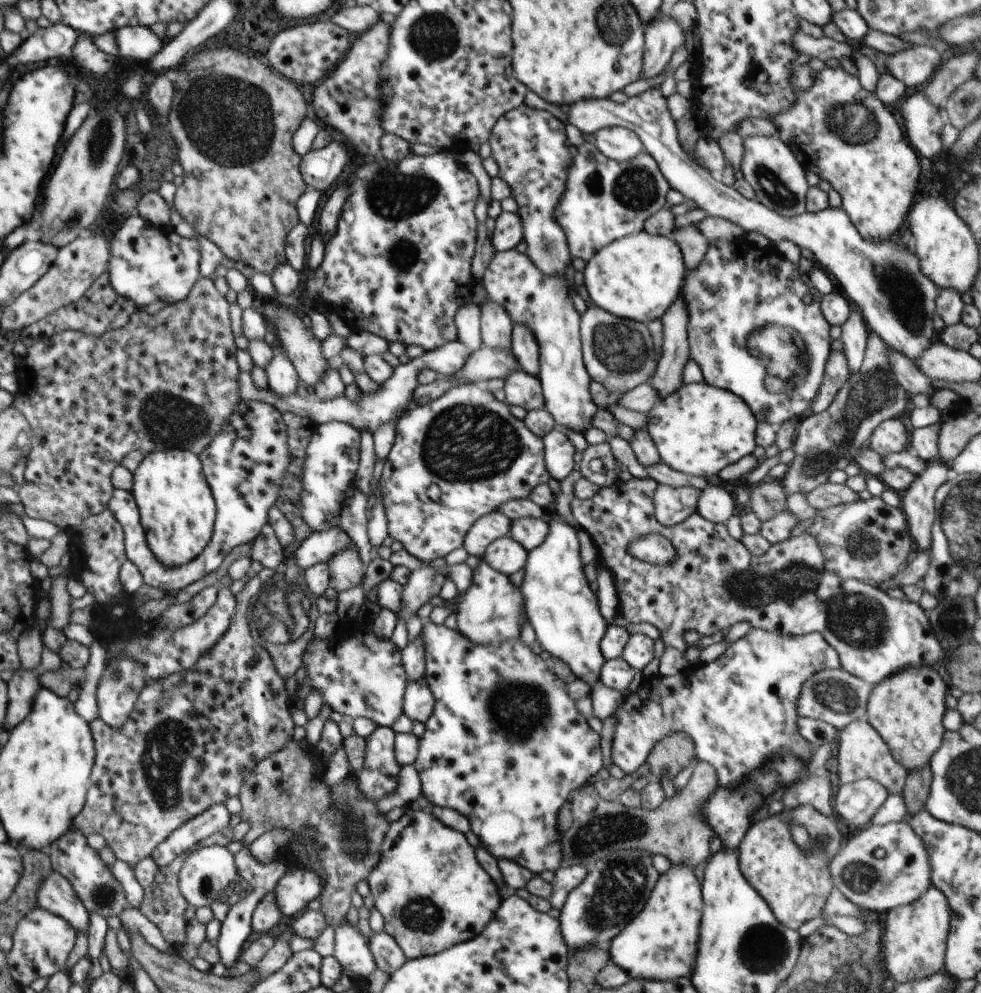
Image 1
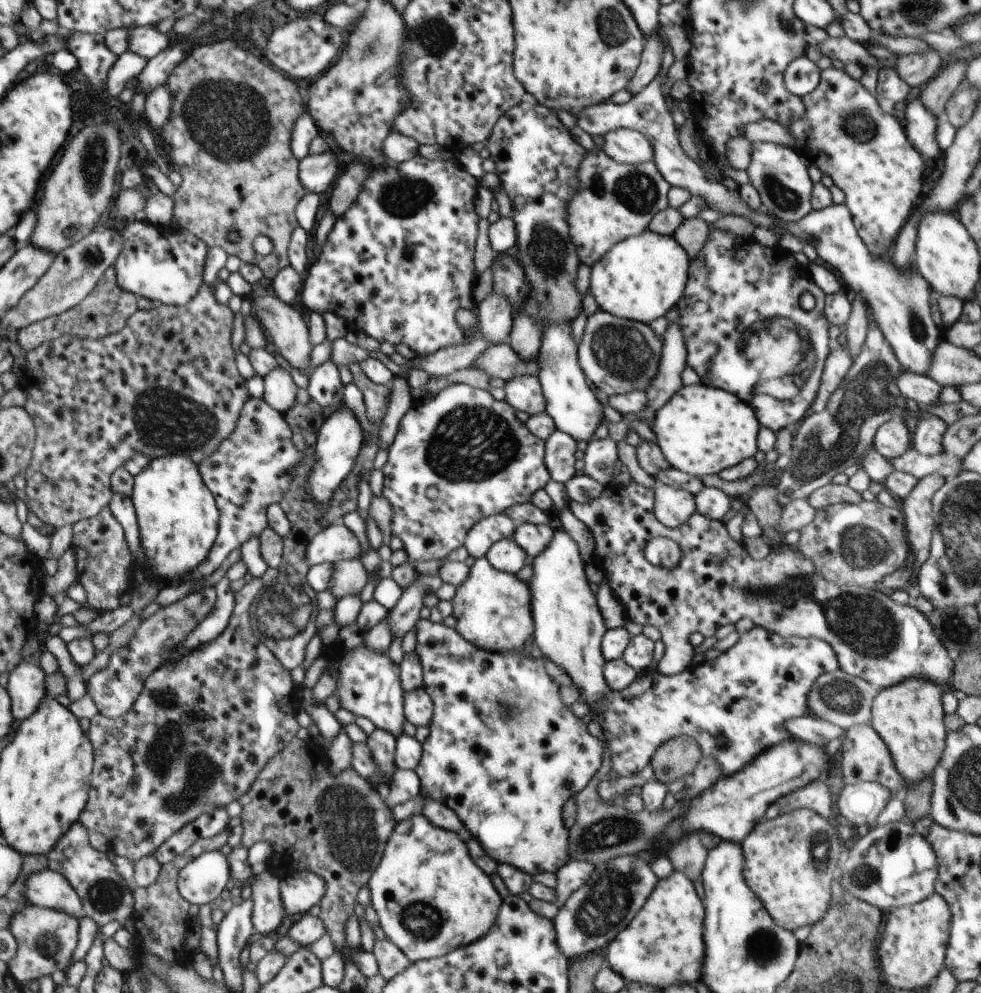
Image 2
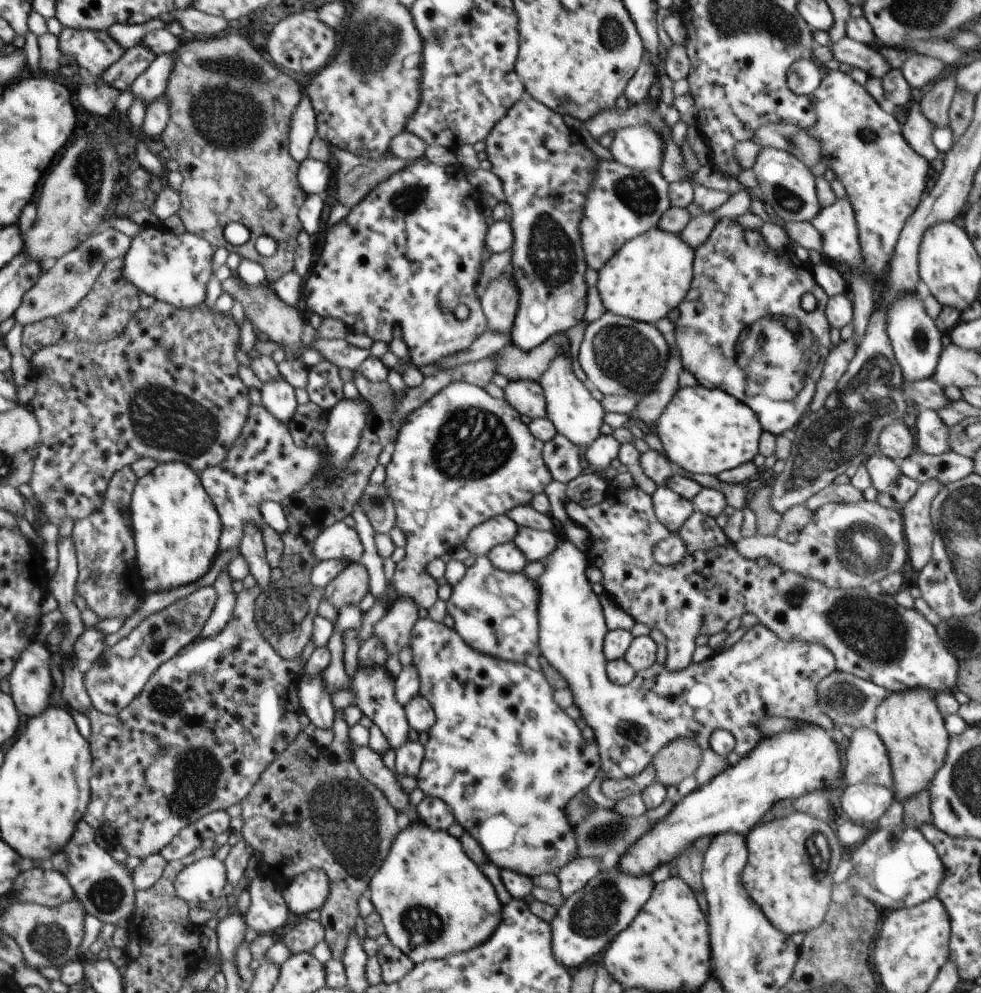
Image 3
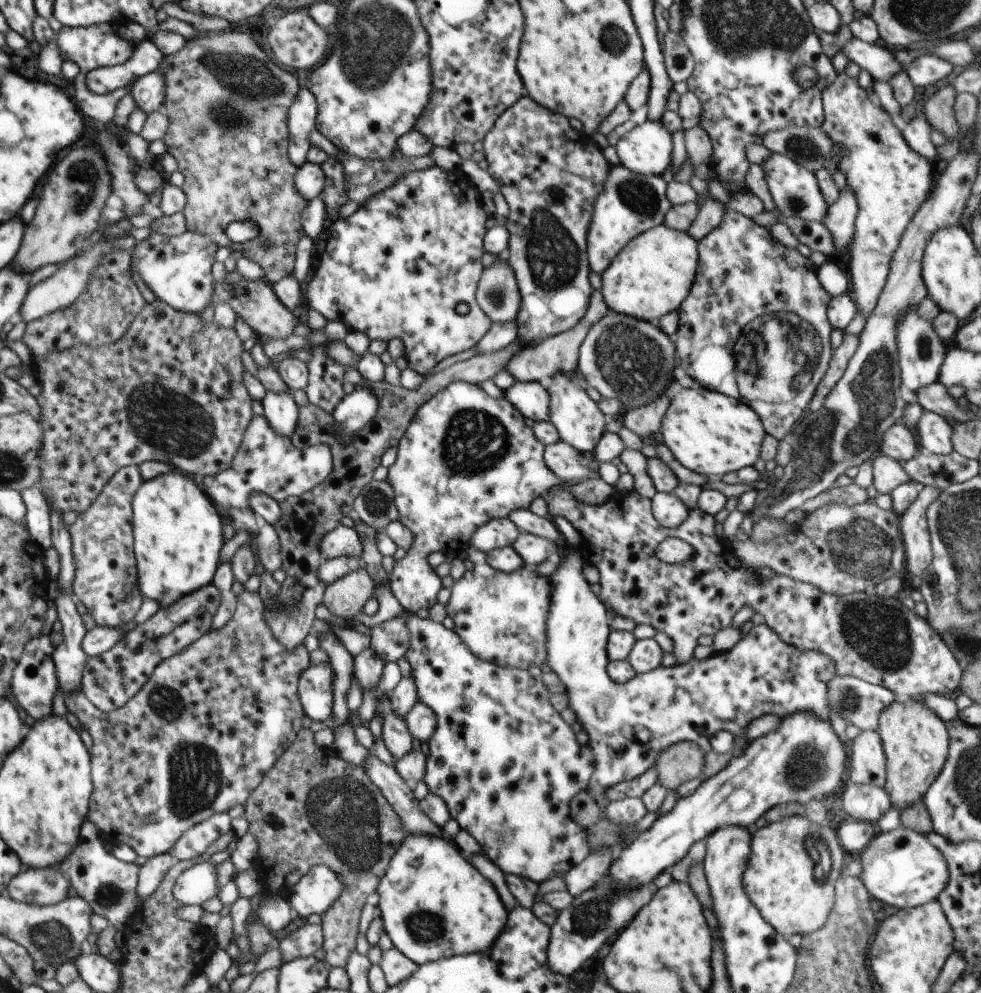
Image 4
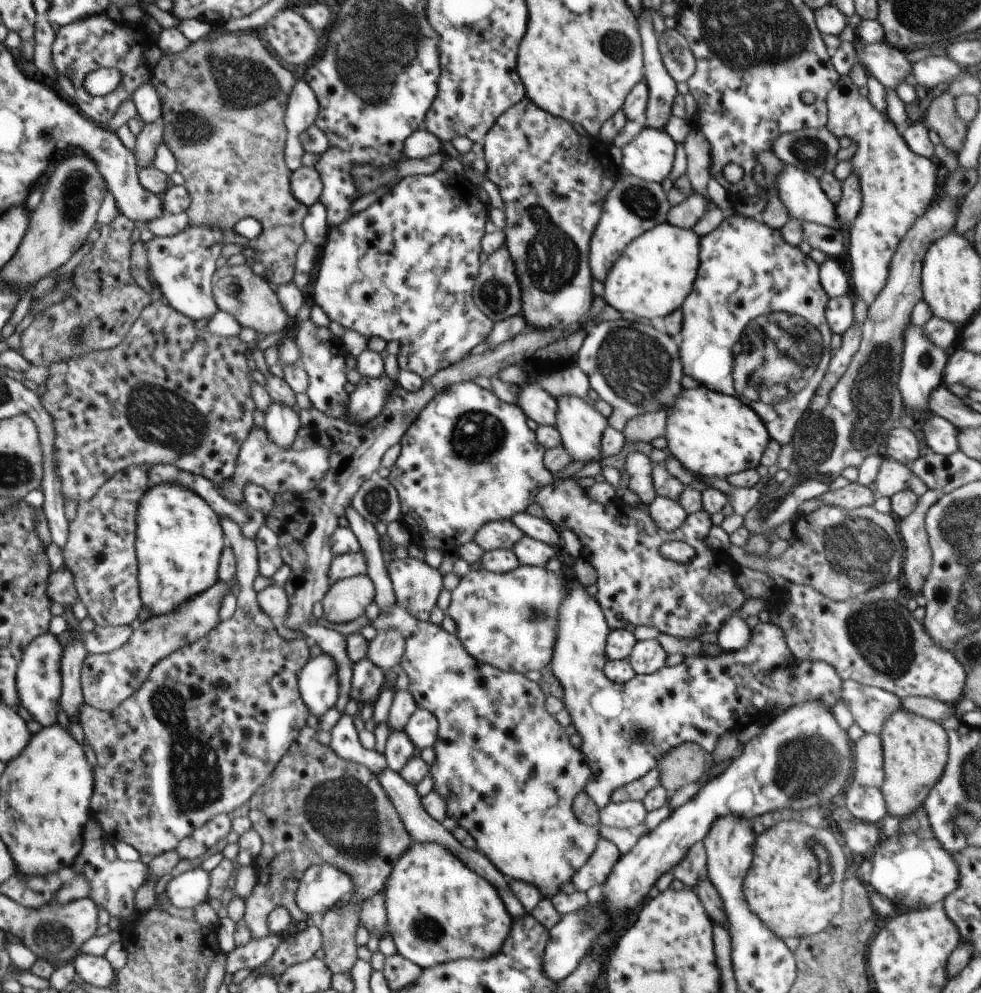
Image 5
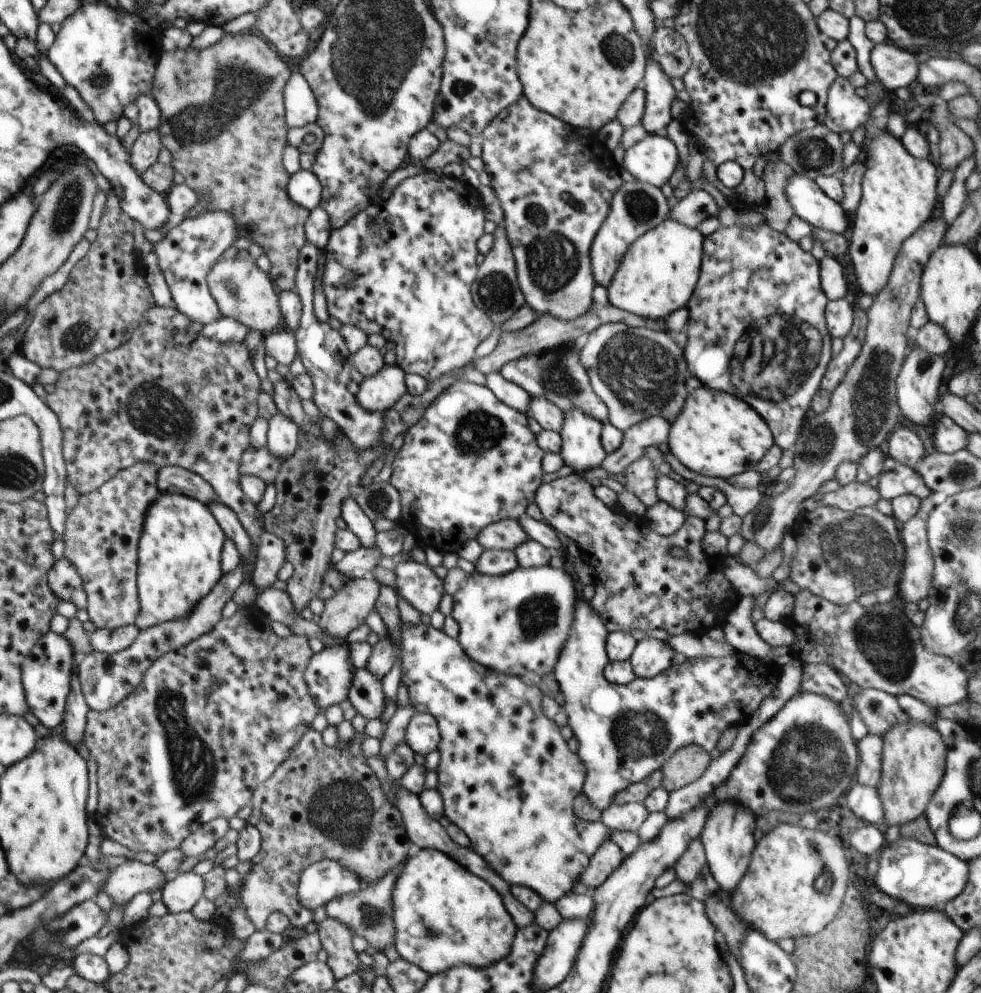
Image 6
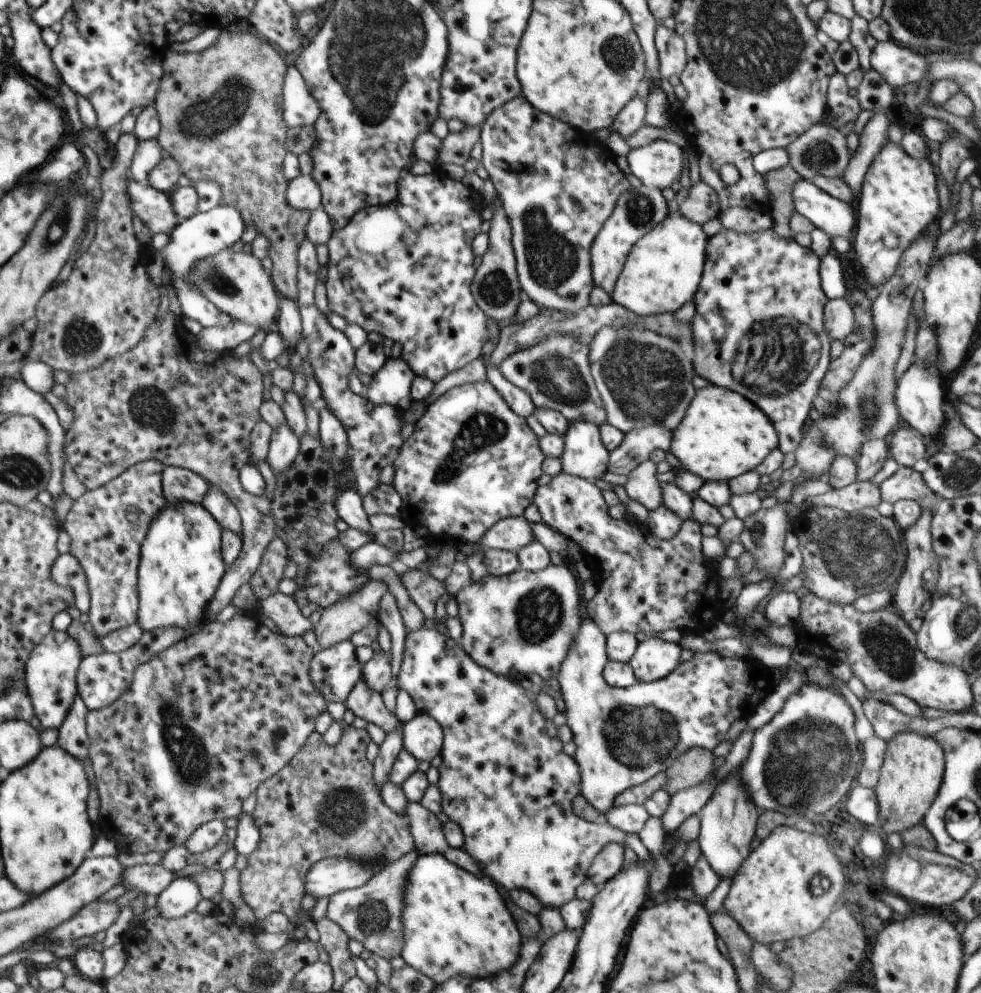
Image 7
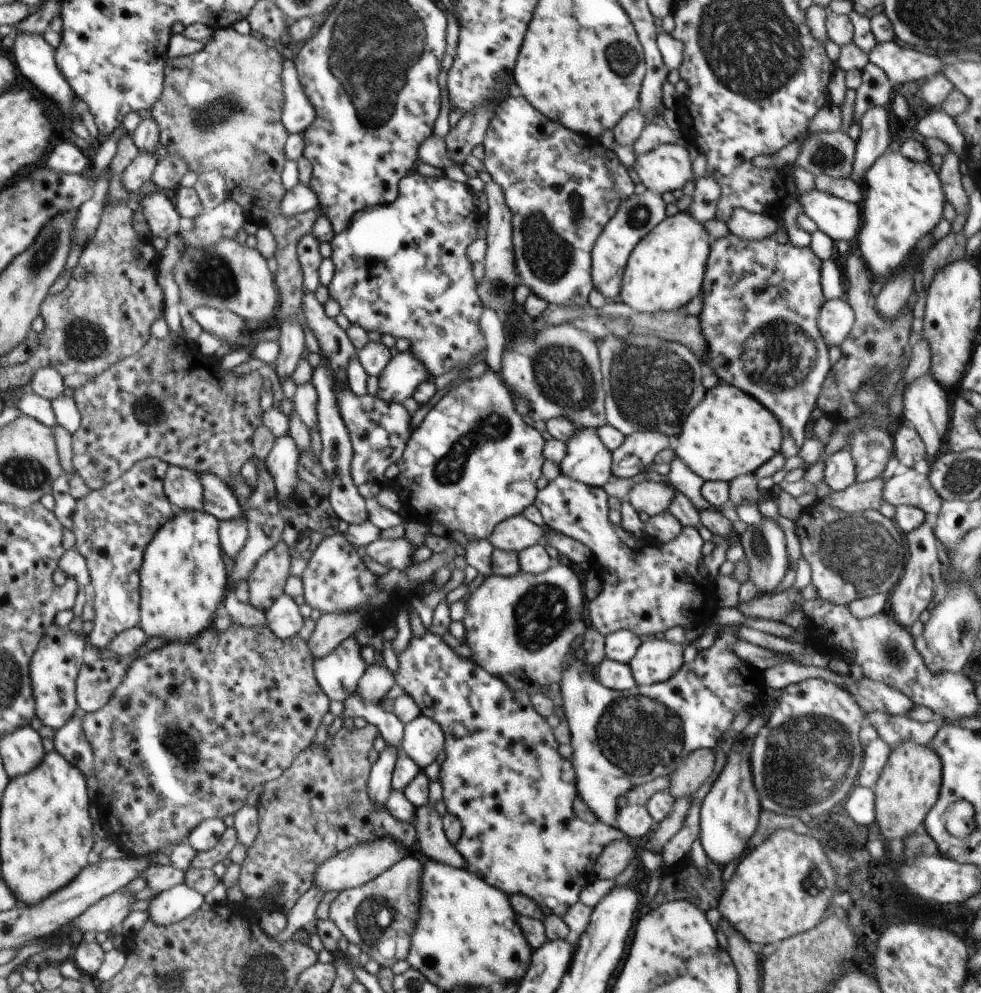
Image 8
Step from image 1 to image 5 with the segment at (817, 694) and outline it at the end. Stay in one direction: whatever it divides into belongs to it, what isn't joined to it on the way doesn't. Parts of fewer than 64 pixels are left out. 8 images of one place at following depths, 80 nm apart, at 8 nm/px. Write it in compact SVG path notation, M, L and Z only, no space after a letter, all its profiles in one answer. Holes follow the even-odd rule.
M852 679L843 680L842 698L848 704L855 723L865 733L879 736L890 715L902 708L901 700L894 693Z

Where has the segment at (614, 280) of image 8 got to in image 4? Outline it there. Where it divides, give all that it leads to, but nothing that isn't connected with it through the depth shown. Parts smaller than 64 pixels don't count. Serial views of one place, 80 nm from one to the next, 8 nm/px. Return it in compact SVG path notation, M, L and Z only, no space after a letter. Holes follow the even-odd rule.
M622 164L611 166L602 175L606 179L604 190L593 206L593 217L587 232L589 267L601 276L628 242L664 223L665 214L672 207L667 197L667 183L661 176L642 176Z

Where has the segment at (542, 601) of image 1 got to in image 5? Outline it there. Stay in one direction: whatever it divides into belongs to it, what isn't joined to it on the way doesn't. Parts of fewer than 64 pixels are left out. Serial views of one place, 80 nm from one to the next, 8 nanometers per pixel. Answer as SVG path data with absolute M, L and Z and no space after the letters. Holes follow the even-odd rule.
M576 578L574 580L567 579L568 590L562 604L559 608L558 618L559 626L556 637L556 642L553 650L553 657L549 664L552 668L554 676L559 680L564 690L563 705L570 714L571 723L577 730L577 733L582 738L582 744L579 748L581 753L585 756L585 761L588 763L592 776L585 784L585 791L588 796L596 803L599 809L603 809L611 800L610 796L615 792L616 788L620 786L626 786L628 783L634 782L639 778L642 778L649 770L656 769L658 763L667 754L668 751L675 749L682 743L696 743L700 745L705 752L713 752L714 747L717 745L719 738L728 730L736 730L741 732L748 725L753 725L763 719L763 714L766 712L766 707L772 707L777 712L783 711L785 708L792 706L793 704L800 704L808 699L821 700L830 710L841 699L841 688L843 679L836 672L833 666L830 666L824 661L809 661L804 659L798 661L791 650L788 648L785 632L777 624L772 621L762 623L760 621L753 628L753 635L748 643L747 647L740 649L739 651L724 651L719 655L692 655L687 656L675 666L665 666L656 672L649 675L635 675L632 680L628 682L615 683L612 682L603 671L604 665L607 663L608 658L606 654L607 636L609 635L610 627L607 625L607 619L602 612L601 606L595 597L590 597L586 592L586 588L583 587Z

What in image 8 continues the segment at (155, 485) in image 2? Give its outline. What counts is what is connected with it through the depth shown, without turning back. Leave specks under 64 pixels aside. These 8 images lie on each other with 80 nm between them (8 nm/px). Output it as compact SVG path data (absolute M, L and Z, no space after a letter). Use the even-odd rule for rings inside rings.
M181 511L161 526L147 546L139 574L142 576L142 601L139 627L149 636L166 643L190 643L206 629L214 627L218 607L224 602L228 574L220 555L219 520L205 511Z

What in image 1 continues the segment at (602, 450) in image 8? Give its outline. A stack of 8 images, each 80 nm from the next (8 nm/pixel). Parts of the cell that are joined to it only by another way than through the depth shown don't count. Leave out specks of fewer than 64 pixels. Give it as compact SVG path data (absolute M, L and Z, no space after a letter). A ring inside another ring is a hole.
M516 249L495 253L482 278L488 299L502 305L513 324L525 324L539 344L539 373L545 409L559 428L583 432L599 409L589 391L591 378L586 370L578 314L569 295L564 277L543 275L530 259Z

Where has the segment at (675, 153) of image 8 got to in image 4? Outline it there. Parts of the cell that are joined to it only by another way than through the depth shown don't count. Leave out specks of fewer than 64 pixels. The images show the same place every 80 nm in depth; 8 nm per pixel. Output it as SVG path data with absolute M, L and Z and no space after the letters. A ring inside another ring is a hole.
M661 122L637 125L615 147L620 163L642 176L662 176L671 166L672 137Z

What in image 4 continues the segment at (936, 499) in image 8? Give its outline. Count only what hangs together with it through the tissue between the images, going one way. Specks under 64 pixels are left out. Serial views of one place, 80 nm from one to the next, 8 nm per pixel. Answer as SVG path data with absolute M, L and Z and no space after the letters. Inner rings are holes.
M880 454L872 462L873 484L880 495L890 495L897 486L911 481L903 465L892 457Z

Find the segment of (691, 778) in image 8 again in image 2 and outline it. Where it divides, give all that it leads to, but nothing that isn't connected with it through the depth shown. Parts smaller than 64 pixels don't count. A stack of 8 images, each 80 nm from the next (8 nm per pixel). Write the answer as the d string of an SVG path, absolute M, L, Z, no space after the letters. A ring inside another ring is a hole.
M680 735L661 744L651 758L655 780L665 785L689 778L702 757L699 744L689 736Z

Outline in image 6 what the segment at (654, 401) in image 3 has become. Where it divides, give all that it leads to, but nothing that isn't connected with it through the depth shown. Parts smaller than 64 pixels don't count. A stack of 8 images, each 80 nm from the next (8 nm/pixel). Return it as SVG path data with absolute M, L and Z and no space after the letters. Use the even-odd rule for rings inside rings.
M662 417L645 418L623 432L622 444L606 455L601 466L610 474L620 474L636 460L645 456L645 450L650 447L662 446L669 439L670 422Z

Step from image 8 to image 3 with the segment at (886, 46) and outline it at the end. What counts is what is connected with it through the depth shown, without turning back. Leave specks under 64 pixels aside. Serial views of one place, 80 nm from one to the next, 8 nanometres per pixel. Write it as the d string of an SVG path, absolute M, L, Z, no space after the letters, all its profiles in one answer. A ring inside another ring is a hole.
M846 36L830 47L834 58L839 62L850 64L853 68L860 68L867 72L869 77L882 80L888 71L892 69L888 60L879 50L870 45L855 41Z

